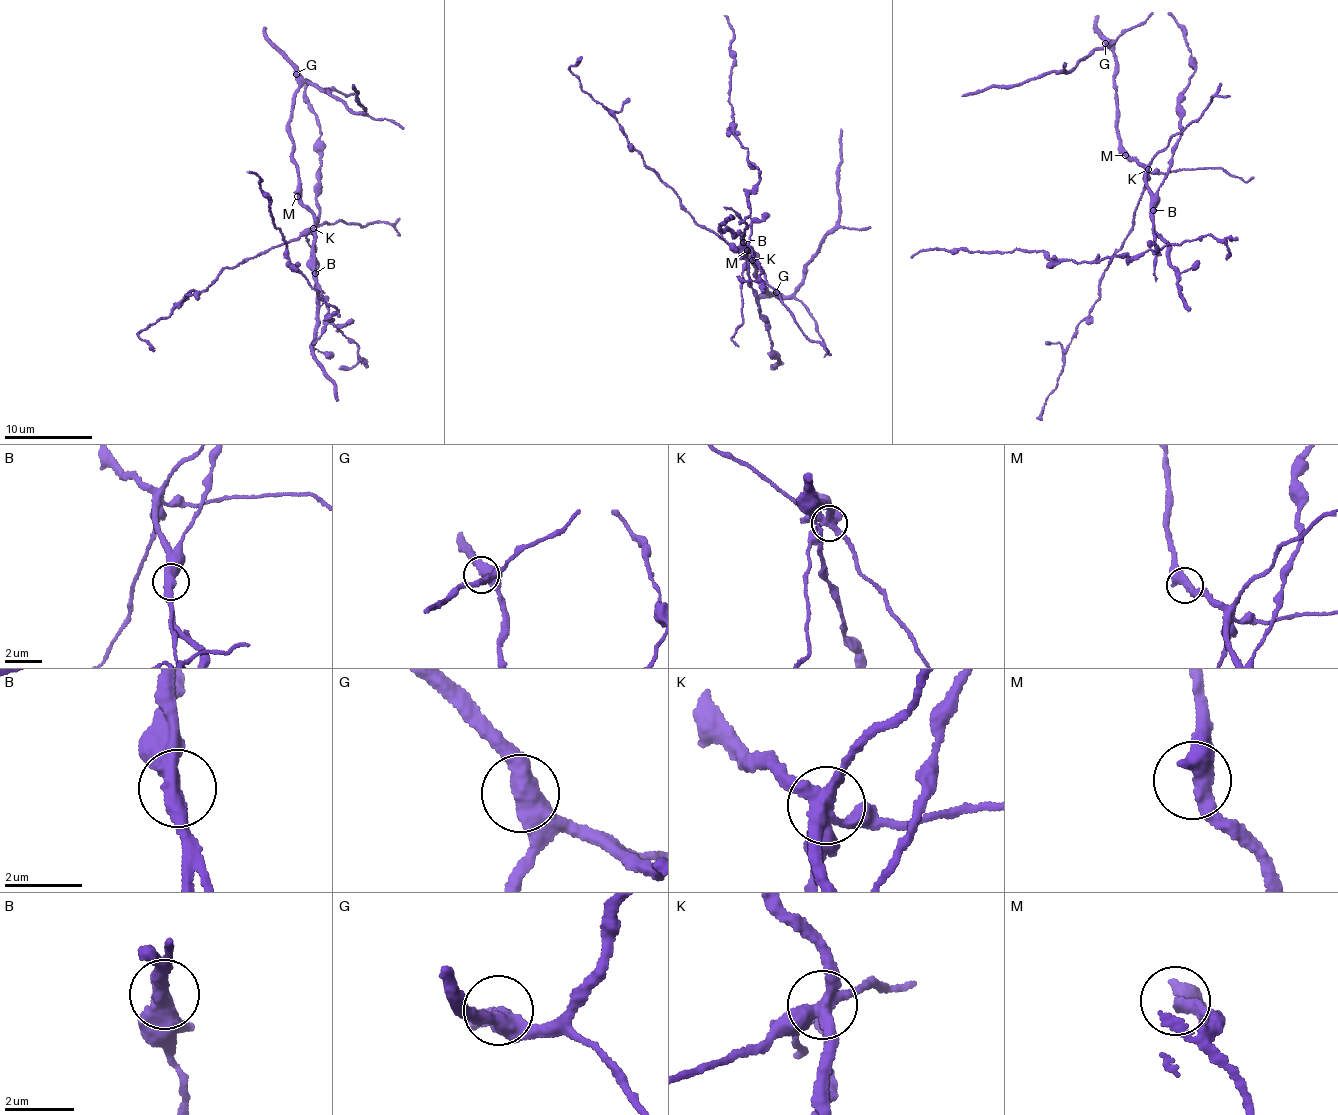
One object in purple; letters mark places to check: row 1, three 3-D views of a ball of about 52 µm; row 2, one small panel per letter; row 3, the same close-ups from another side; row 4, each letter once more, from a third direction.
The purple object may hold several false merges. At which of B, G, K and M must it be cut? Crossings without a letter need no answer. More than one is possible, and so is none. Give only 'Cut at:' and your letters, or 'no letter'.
Cut at: B, K

